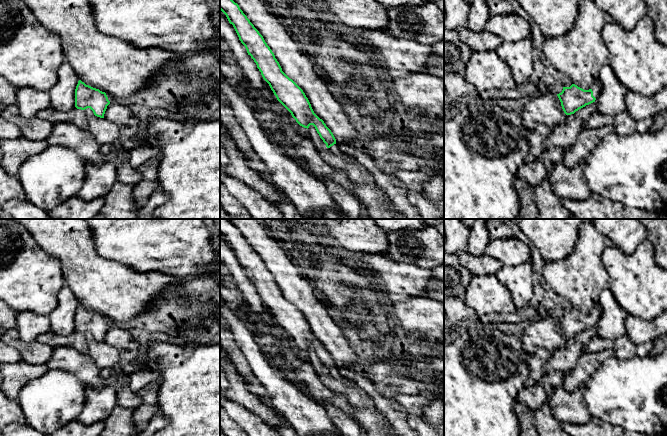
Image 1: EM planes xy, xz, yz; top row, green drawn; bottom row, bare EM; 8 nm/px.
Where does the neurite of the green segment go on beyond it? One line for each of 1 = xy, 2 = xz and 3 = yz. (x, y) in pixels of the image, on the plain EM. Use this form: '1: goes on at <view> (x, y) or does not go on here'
1: does not go on here
2: goes on at xz (335, 373)
3: goes on at yz (596, 312)

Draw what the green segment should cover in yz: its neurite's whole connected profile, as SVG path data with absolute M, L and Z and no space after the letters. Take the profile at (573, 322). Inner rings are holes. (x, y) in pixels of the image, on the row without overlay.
M598 304L591 313L584 314L575 308L563 311L561 317L557 318L562 333L566 339L574 338L579 333L595 326L601 315L601 306Z

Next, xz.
M220 219L220 234L233 249L239 264L256 287L263 303L269 308L277 324L291 337L296 346L307 353L313 349L326 371L335 380L344 385L355 387L352 381L341 375L331 354L314 337L303 314L282 295L263 260L243 237L239 229L228 219Z

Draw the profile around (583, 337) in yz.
M595 326L586 329L574 338L567 339L563 349L551 352L551 357L546 362L546 369L561 372L572 370L576 366L578 358L584 353L584 344L594 337L597 337Z

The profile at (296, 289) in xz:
M228 219L237 227L254 251L263 260L279 286L282 295L305 317L314 337L333 357L341 375L362 389L374 402L399 436L419 436L408 424L408 412L394 399L378 393L371 381L352 370L364 362L350 347L344 332L329 315L323 302L313 293L314 287L302 277L298 268L279 243L269 237L259 219Z

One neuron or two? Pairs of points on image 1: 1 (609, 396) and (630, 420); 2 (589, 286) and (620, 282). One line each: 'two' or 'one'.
1: one
2: two

